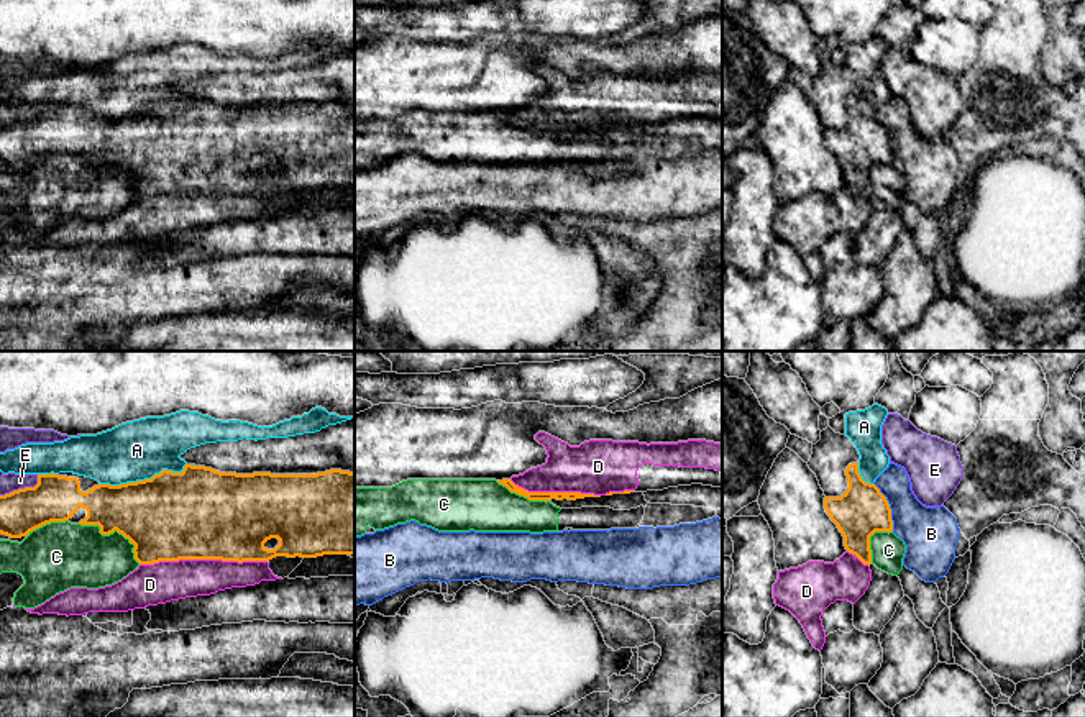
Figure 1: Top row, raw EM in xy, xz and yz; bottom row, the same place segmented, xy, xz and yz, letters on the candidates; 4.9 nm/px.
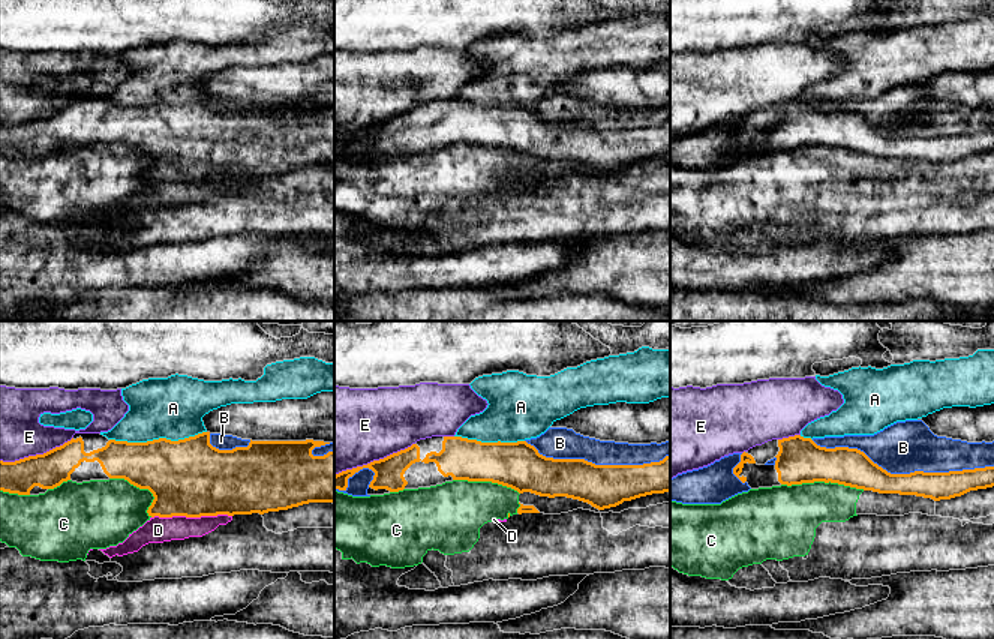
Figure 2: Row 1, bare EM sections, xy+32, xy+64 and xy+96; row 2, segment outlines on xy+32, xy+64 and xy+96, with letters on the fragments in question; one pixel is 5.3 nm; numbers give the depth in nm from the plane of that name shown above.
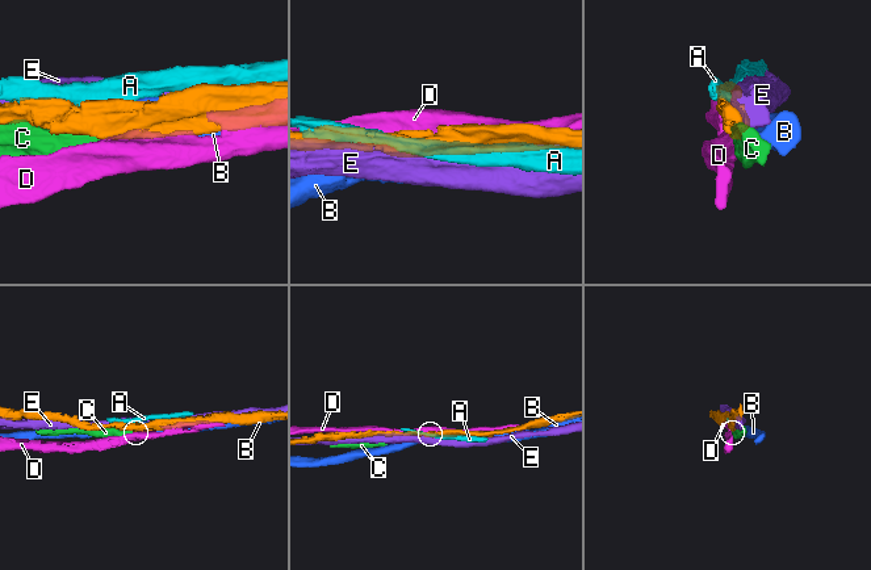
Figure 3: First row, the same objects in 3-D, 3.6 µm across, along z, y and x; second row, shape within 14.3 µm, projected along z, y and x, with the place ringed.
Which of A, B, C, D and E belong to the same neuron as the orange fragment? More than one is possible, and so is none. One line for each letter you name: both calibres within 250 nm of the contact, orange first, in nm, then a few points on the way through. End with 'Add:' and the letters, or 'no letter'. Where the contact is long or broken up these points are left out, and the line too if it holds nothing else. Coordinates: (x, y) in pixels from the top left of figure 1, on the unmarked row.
Add: no letter

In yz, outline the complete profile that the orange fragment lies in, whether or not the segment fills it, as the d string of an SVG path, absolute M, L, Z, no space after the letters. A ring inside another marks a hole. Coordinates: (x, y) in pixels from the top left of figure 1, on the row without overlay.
M858 95L845 102L849 120L840 130L824 130L824 141L844 169L844 179L863 197L872 197L870 169L893 164L891 141L875 116L865 115Z

